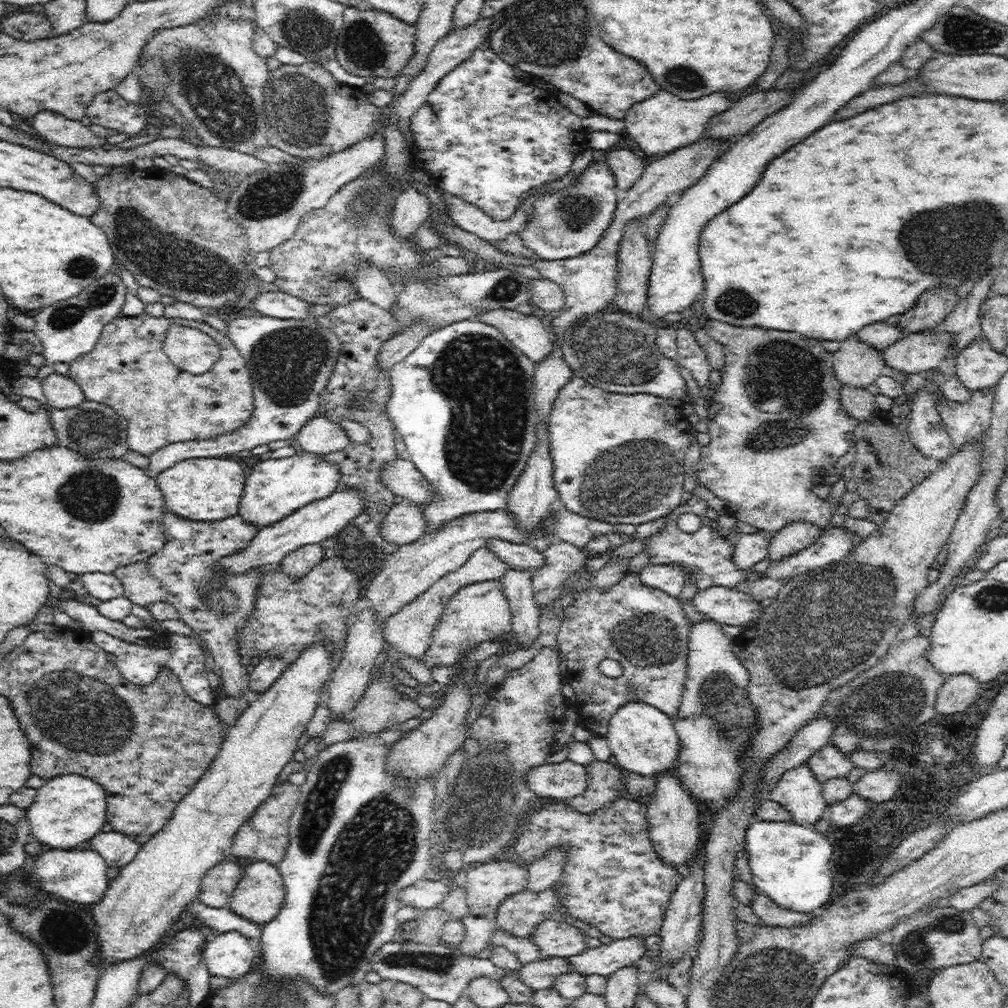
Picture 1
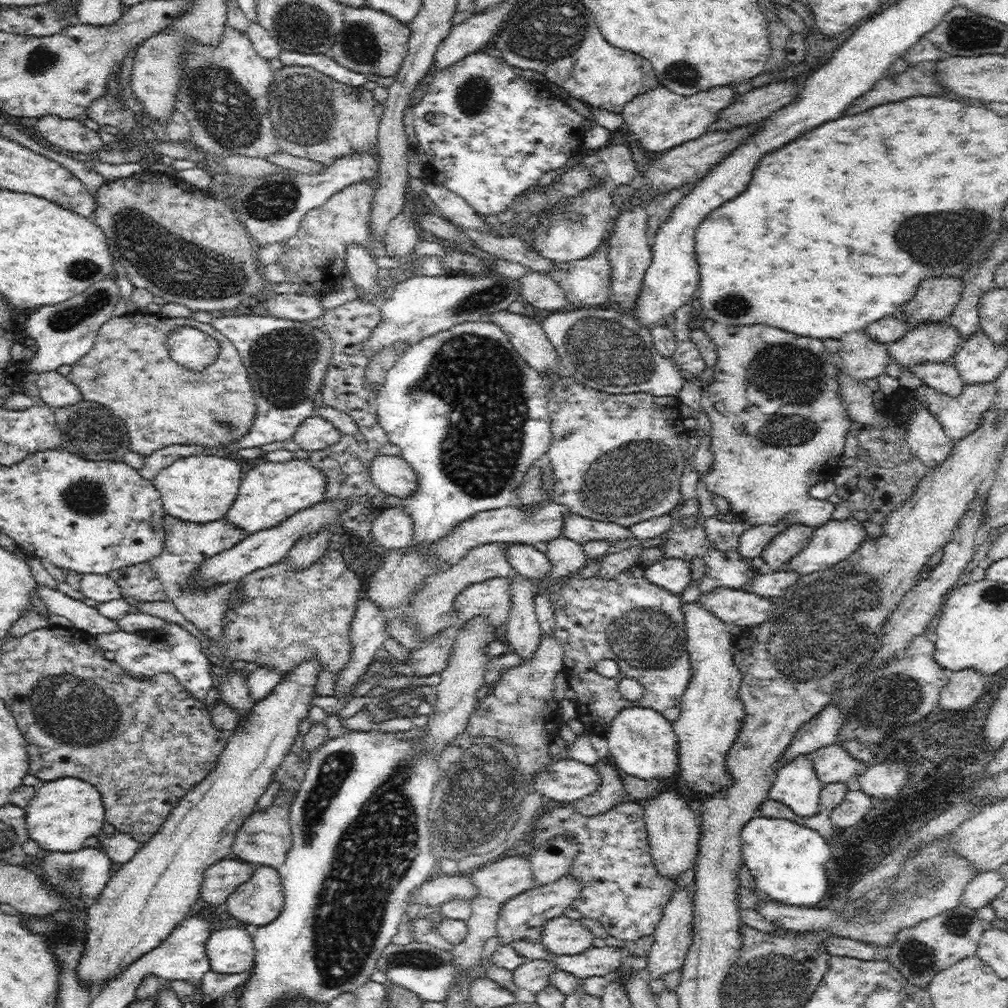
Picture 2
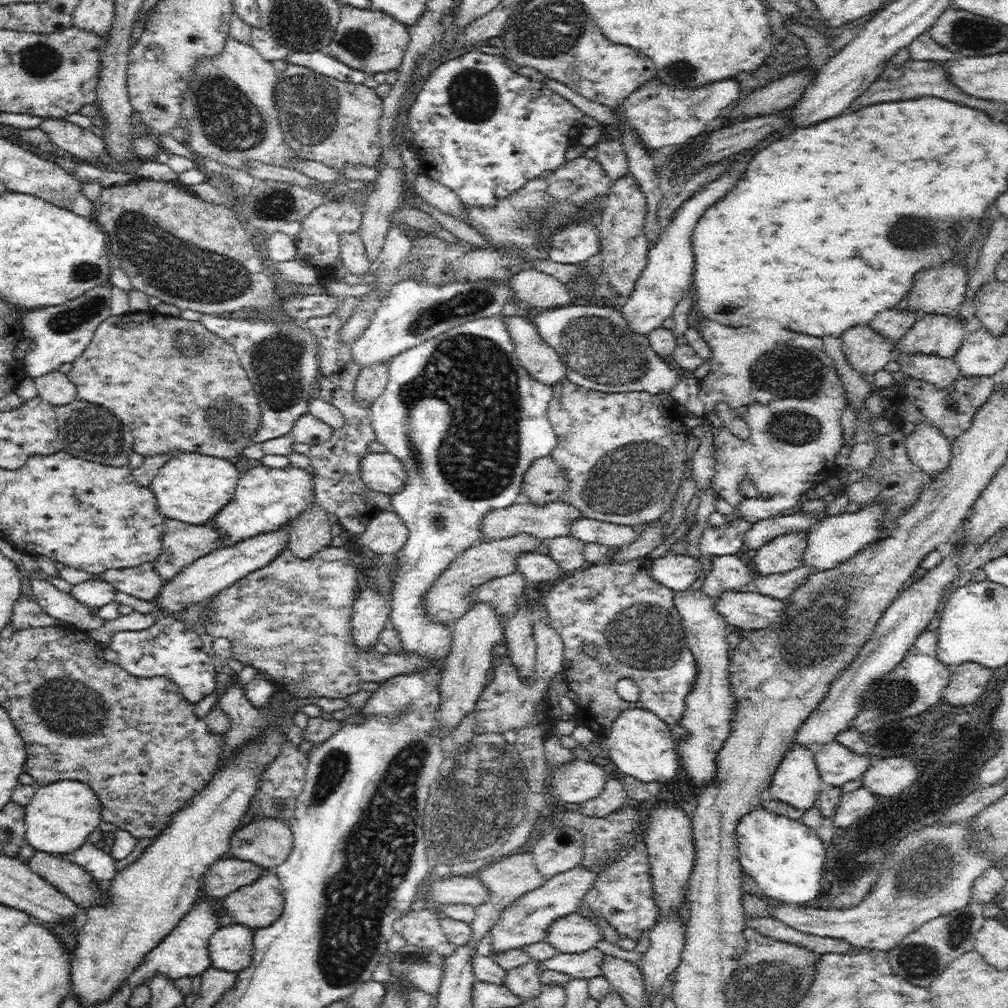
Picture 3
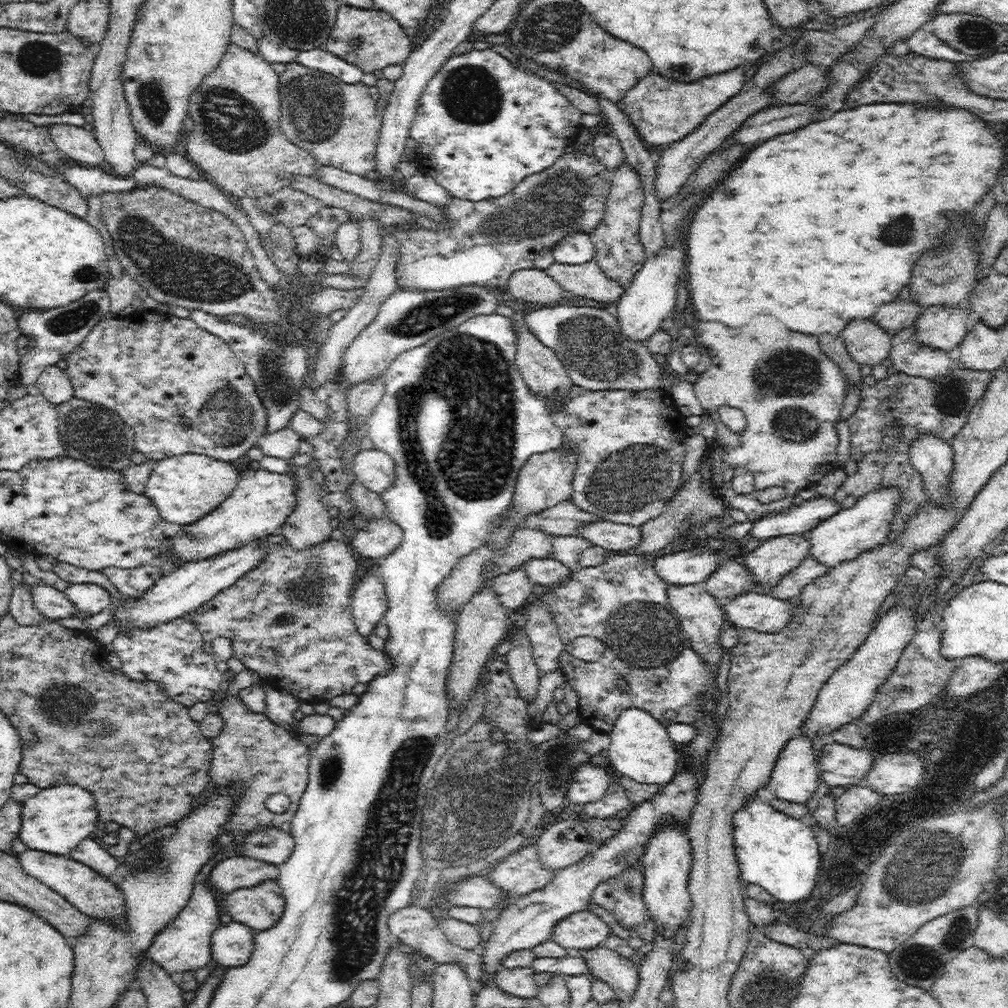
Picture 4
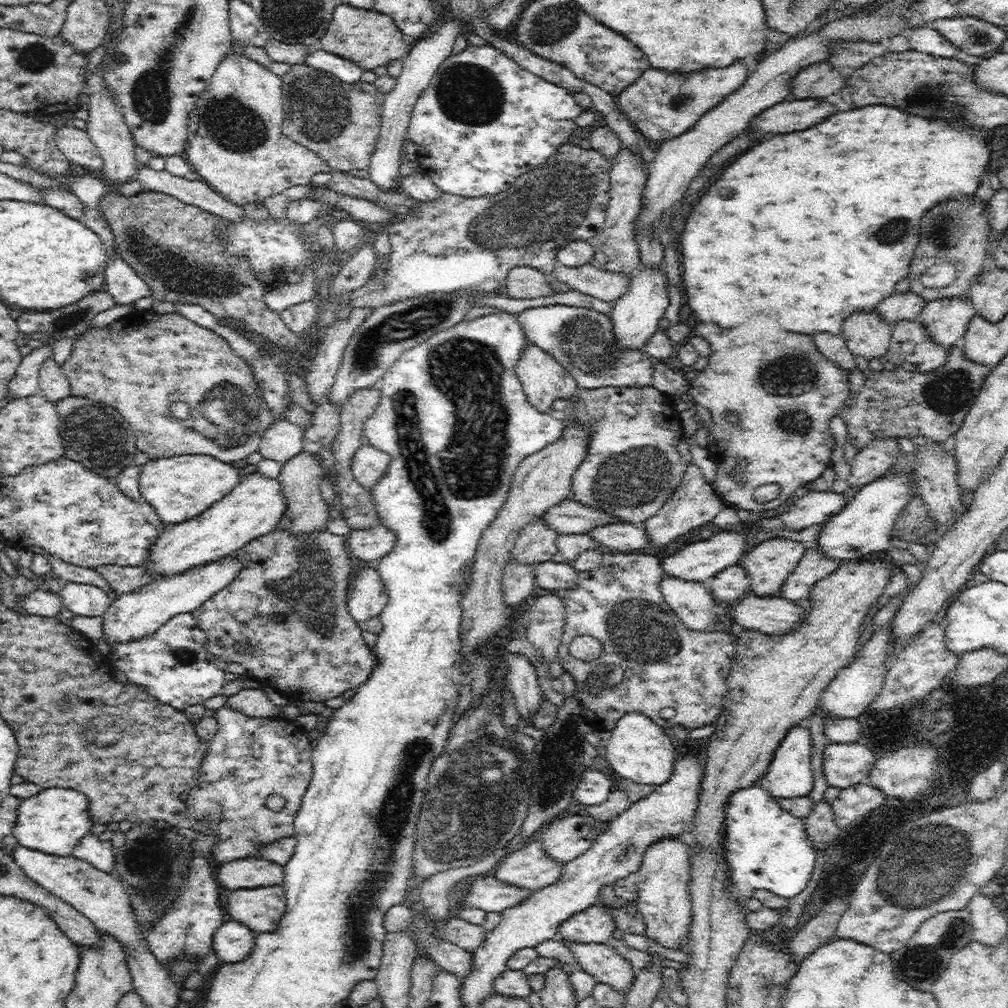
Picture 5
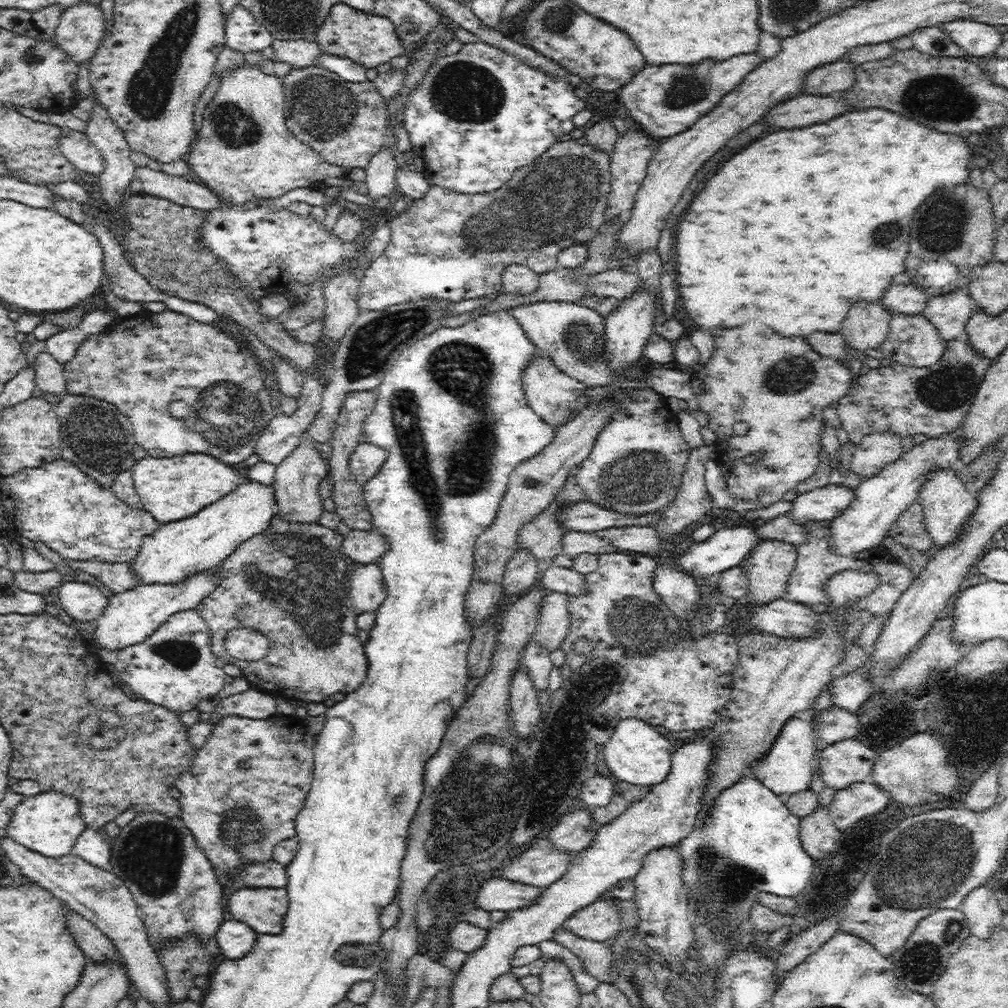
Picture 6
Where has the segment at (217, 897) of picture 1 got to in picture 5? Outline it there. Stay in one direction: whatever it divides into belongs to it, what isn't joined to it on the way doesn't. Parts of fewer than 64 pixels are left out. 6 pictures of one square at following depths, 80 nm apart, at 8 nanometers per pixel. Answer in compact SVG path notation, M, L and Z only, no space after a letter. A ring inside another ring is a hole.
M246 857L223 862L215 872L218 883L234 891L260 886L278 886L284 882L283 866L262 857Z

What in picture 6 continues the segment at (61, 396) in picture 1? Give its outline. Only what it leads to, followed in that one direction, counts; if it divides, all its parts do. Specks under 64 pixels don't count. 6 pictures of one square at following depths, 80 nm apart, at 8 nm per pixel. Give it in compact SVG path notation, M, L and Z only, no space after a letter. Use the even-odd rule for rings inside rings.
M46 351L40 352L33 363L34 381L42 394L61 397L66 392L64 365Z

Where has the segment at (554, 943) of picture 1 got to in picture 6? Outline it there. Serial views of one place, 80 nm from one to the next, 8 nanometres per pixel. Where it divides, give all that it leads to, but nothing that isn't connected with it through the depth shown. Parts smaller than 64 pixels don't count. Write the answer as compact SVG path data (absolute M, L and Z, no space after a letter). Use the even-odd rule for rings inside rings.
M606 895L578 910L564 922L563 928L582 939L597 942L614 938L622 930L622 913L617 901L612 895Z

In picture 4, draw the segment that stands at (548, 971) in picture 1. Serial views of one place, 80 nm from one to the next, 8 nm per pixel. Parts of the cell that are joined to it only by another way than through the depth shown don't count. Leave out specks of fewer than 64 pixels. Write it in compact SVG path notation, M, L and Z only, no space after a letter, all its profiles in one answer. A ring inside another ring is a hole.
M500 965L493 980L499 989L520 998L530 999L536 997L539 990L534 981L535 973L531 966L509 969Z

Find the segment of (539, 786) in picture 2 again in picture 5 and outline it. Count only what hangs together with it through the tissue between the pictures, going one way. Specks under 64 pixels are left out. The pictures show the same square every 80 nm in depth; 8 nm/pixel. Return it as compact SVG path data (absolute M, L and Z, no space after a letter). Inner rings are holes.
M590 768L584 771L573 798L584 805L602 804L613 791L613 784L608 775L597 769Z

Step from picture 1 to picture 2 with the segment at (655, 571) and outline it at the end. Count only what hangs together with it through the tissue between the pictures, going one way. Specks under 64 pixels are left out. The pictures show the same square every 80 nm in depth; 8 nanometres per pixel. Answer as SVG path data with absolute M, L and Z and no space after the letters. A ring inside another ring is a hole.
M663 558L645 567L644 576L672 594L680 595L690 584L691 563L683 558Z

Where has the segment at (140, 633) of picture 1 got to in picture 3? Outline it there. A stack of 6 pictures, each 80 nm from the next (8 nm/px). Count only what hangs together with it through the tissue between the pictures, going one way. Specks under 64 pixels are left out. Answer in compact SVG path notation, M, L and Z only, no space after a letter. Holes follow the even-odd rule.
M30 576L33 598L44 609L46 614L56 619L67 621L83 631L96 630L104 626L104 619L100 619L97 611L79 603L70 593L54 587L49 581Z

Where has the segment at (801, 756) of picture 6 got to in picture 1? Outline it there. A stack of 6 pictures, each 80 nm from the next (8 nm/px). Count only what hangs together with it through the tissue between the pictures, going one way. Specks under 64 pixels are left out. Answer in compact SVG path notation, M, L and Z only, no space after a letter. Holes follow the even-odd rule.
M805 763L786 770L768 797L786 808L794 823L814 825L827 806L822 790L823 783Z

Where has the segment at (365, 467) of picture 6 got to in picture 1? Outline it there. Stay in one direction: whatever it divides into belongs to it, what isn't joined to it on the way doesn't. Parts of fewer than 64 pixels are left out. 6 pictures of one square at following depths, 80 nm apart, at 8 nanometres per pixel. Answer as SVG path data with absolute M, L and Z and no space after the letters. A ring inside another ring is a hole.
M398 457L384 464L381 469L381 481L394 496L402 496L408 503L426 504L432 502L432 498L436 496L436 491L428 484L428 480L408 458Z

